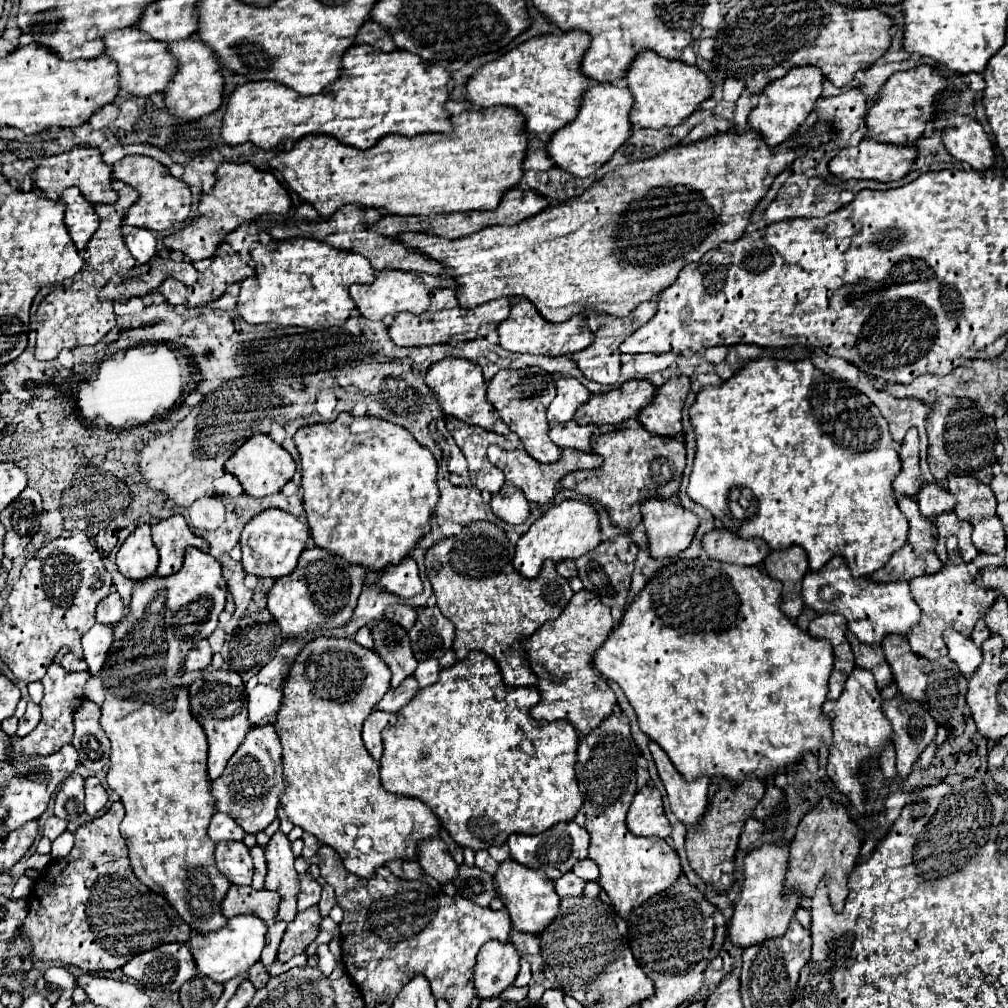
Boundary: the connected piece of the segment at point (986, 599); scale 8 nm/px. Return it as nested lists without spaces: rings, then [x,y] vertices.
[[[946,564],[938,574],[912,578],[910,594],[912,594],[914,602],[920,606],[922,616],[920,616],[920,622],[912,630],[908,630],[906,638],[912,646],[912,650],[928,660],[936,660],[936,658],[942,658],[948,654],[948,650],[944,646],[944,638],[942,638],[942,634],[948,626],[970,636],[974,624],[980,618],[984,618],[984,614],[988,612],[988,606],[992,606],[992,602],[998,596],[998,592],[992,588],[976,586],[966,564]]]

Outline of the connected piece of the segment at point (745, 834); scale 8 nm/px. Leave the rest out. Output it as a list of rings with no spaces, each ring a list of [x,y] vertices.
[[[748,818],[740,834],[740,848],[750,848],[752,844],[758,844],[762,834],[764,834],[764,824],[754,818]]]

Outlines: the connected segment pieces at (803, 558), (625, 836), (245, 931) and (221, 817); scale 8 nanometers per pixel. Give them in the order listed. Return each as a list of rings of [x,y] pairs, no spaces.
[[[790,546],[786,550],[776,550],[776,552],[770,552],[764,558],[764,570],[772,578],[780,580],[784,584],[784,590],[800,590],[802,588],[802,578],[808,572],[808,556],[800,546]]]
[[[612,714],[596,730],[582,736],[578,744],[576,778],[584,794],[584,828],[590,834],[590,860],[600,868],[600,886],[610,896],[620,916],[628,916],[640,902],[672,886],[680,876],[680,860],[674,846],[660,838],[634,836],[626,826],[626,812],[636,794],[638,746],[630,736],[628,716]]]
[[[250,914],[248,916],[234,916],[226,922],[226,926],[222,926],[216,932],[192,936],[190,938],[190,952],[194,956],[198,972],[212,978],[214,982],[224,984],[224,982],[232,980],[236,974],[250,970],[258,962],[260,952],[264,948],[264,936],[266,936],[266,924],[260,918],[250,916]]]
[[[214,812],[212,822],[208,826],[208,836],[214,842],[222,842],[222,840],[242,840],[244,838],[244,830],[240,830],[240,826],[236,826],[236,822],[232,822],[232,818],[228,818],[228,814]]]

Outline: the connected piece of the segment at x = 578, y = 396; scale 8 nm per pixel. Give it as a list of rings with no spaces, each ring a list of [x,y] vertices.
[[[560,378],[556,382],[556,398],[548,406],[548,424],[564,424],[574,418],[578,406],[590,398],[590,392],[574,378]]]

